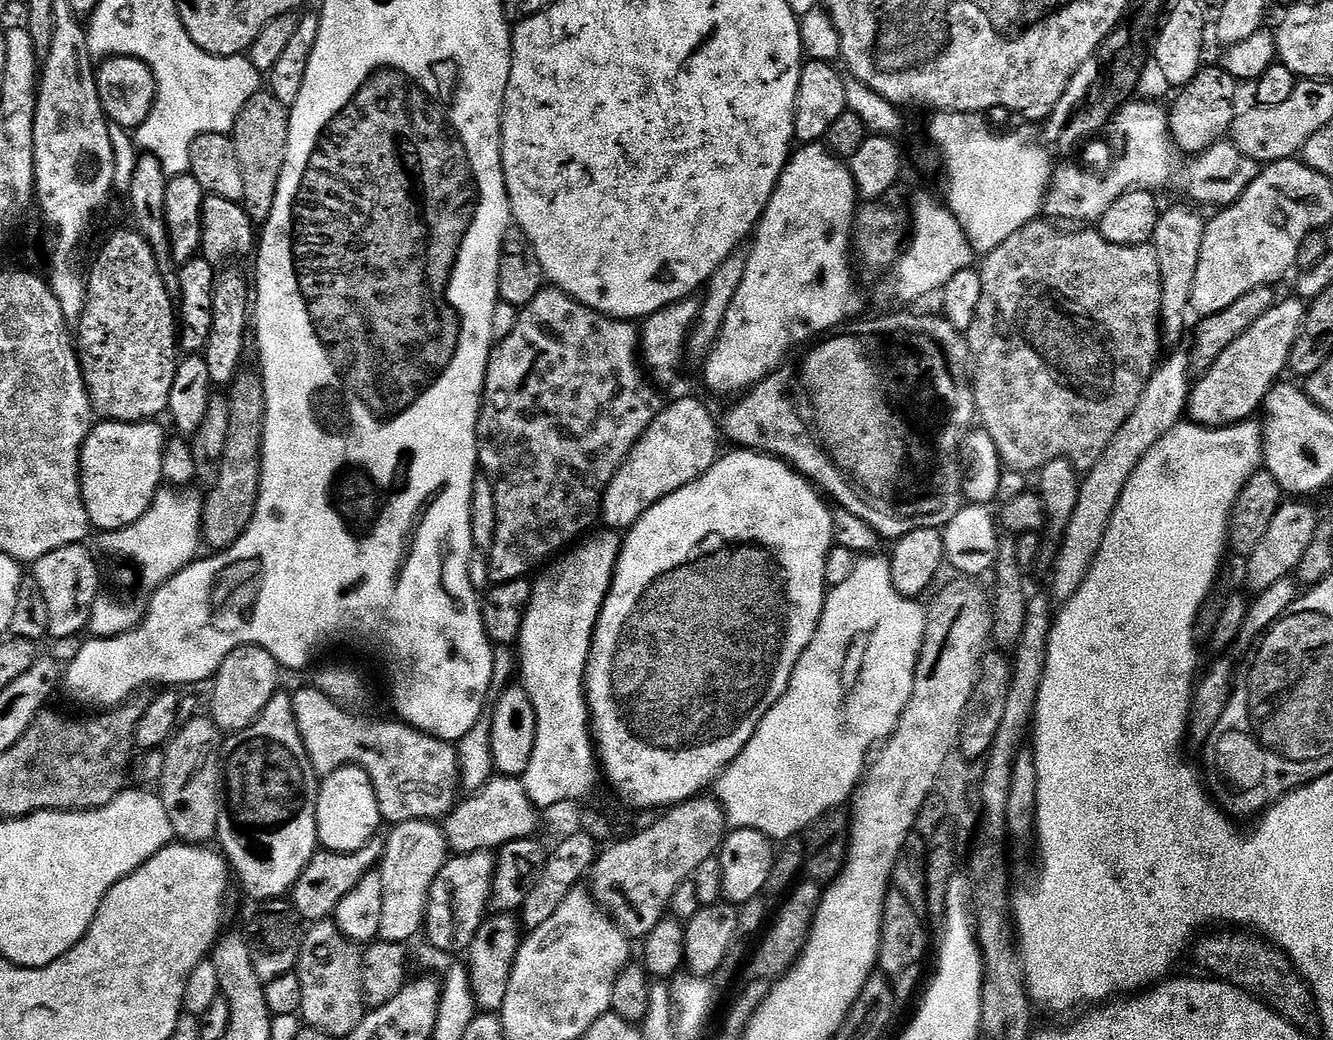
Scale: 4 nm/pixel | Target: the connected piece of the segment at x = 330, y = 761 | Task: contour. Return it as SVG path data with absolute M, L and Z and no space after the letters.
M314 686L291 693L298 734L306 746L310 766L317 777L334 774L334 770L355 766L366 770L380 803L380 814L389 825L407 820L439 821L447 817L458 803L460 754L455 743L439 740L429 732L419 732L399 719L363 720L355 711L343 708Z

